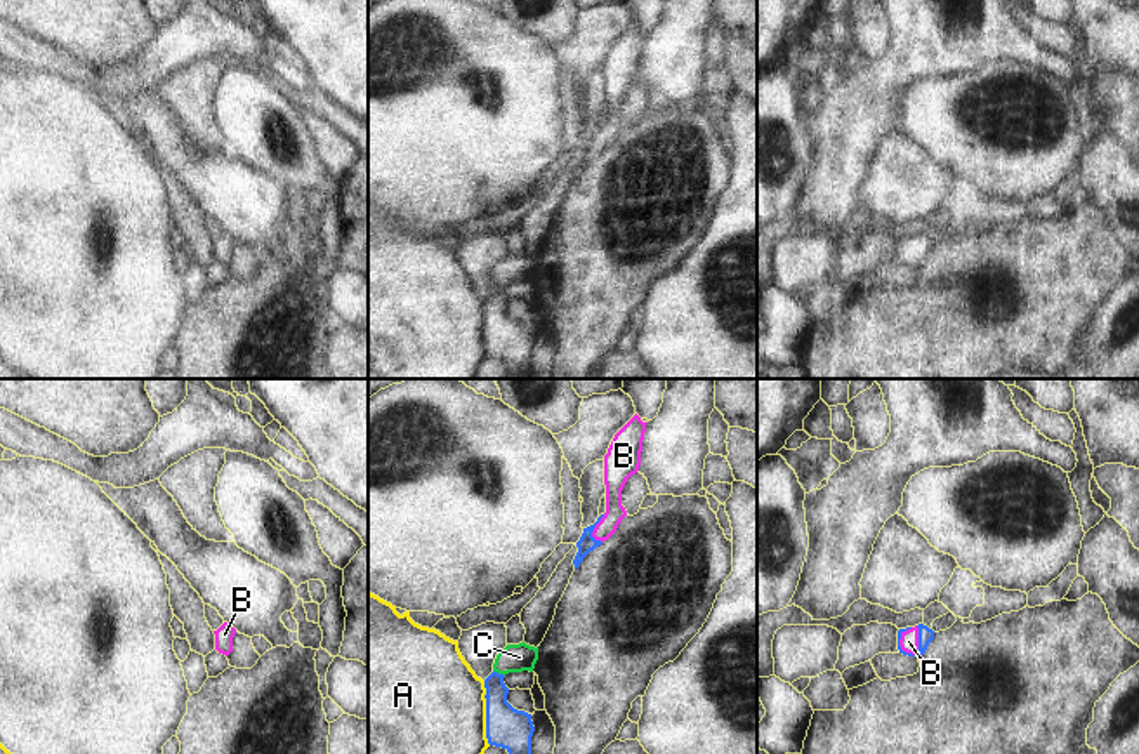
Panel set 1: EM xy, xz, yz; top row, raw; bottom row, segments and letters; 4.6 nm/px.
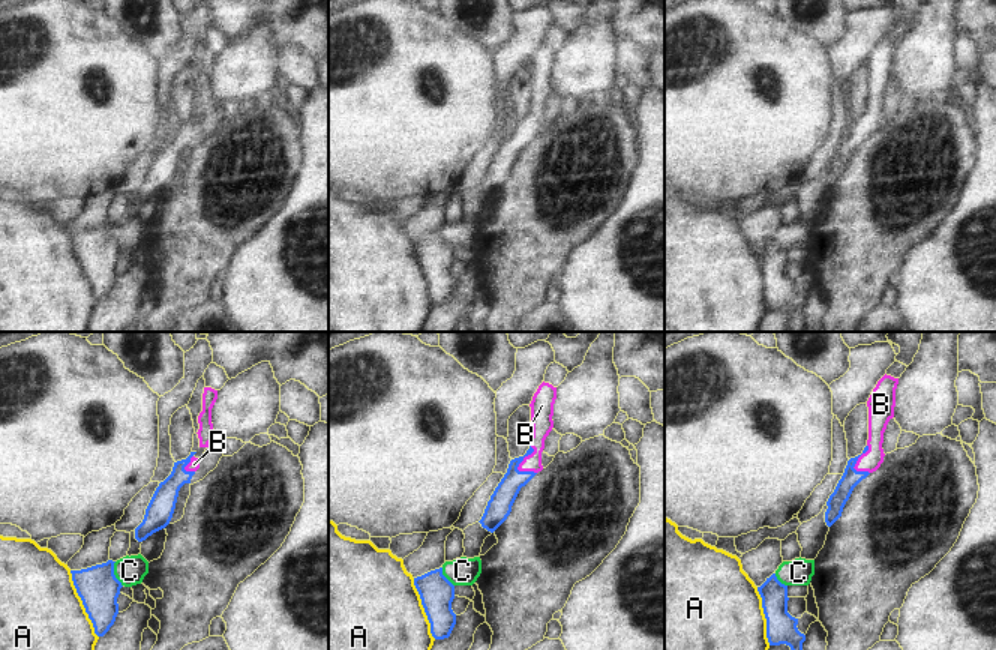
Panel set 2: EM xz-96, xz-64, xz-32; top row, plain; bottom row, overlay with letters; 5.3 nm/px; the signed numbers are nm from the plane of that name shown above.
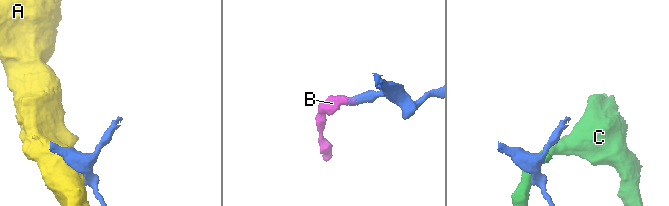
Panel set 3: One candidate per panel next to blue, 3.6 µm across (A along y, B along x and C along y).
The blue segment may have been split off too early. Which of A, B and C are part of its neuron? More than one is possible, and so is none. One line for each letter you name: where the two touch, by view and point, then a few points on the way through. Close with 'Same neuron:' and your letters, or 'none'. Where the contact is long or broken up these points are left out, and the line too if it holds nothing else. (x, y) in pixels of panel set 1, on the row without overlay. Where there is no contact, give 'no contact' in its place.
B: contact yz (919, 252); way yz (926, 245), (919, 252), (908, 252)
Same neuron: B

